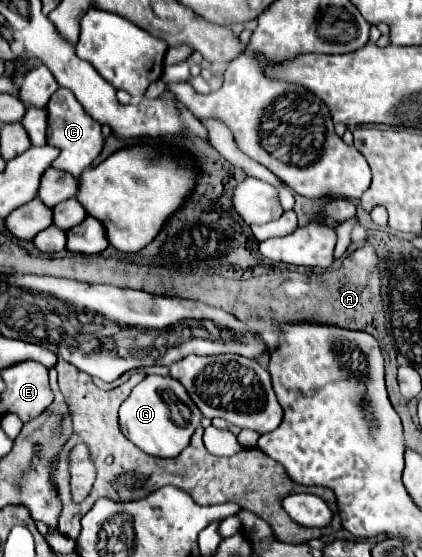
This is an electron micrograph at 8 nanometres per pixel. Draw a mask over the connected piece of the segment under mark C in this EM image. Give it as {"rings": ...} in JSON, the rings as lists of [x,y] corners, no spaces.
{"rings":[[[59,88],[51,96],[51,100],[47,104],[47,128],[49,128],[47,144],[59,150],[59,156],[51,166],[57,170],[63,170],[63,172],[69,172],[75,178],[79,178],[79,174],[85,168],[89,168],[89,164],[99,156],[99,152],[103,148],[101,126],[83,112],[83,106],[75,100],[75,96],[67,88]]]}

